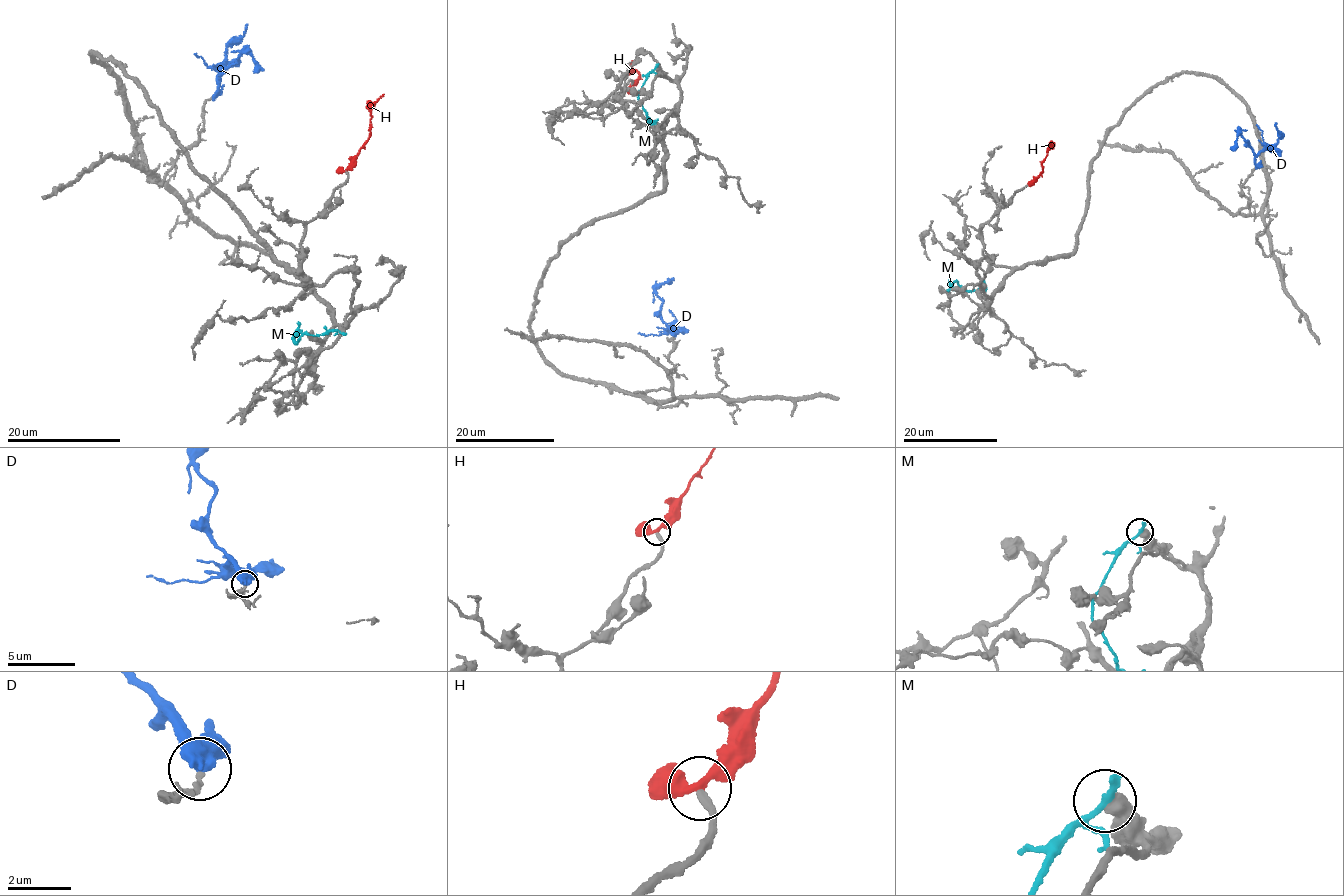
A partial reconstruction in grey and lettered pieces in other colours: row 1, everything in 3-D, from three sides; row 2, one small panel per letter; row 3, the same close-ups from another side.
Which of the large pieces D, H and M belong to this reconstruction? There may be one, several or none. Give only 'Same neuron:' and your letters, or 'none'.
Same neuron: H

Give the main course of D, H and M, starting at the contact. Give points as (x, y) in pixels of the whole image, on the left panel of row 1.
D: (214, 96), (222, 71), (237, 62), (240, 54), (246, 52), (263, 70)
H: (345, 171), (368, 139), (371, 109), (384, 94)
M: (341, 332), (305, 333), (297, 343), (292, 340), (299, 326), (298, 321)

